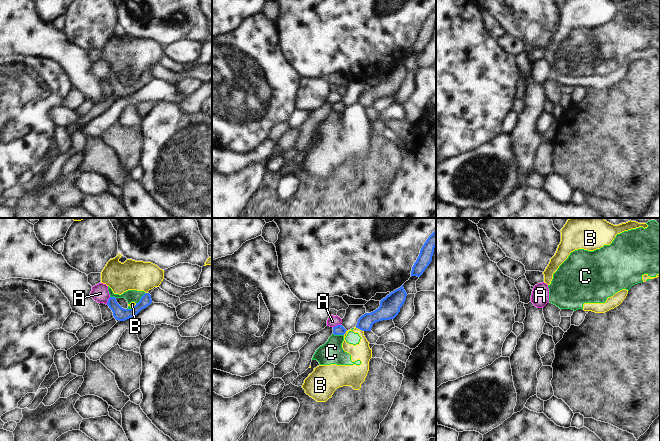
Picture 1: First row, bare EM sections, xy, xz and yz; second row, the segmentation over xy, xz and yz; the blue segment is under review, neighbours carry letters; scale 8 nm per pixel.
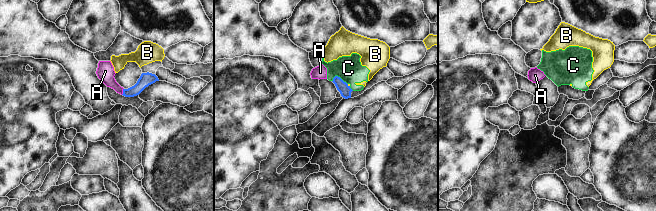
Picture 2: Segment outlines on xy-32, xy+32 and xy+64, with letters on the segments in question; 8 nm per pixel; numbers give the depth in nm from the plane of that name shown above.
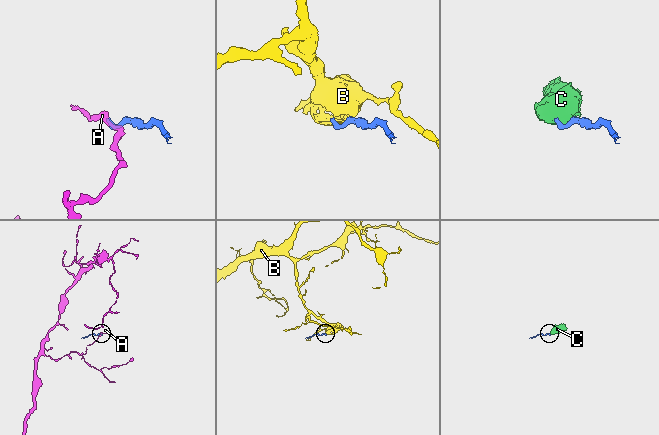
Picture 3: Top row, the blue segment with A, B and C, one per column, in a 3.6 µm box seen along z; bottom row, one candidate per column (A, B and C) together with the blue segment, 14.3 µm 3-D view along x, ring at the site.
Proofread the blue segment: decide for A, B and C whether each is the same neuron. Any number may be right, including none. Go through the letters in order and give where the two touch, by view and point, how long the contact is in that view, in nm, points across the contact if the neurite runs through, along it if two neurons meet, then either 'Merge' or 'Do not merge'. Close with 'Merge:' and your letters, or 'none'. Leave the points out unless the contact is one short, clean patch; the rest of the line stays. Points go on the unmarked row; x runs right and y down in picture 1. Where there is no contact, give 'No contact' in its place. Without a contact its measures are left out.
A: Touches blue at xy (108, 77). Shared border 70 nm. Boundary: xy (110, 73), (106, 80). Do not merge
B: Touches blue at xz (359, 104). Shared border 80 nm. Boundary: xz (355, 103), (363, 107). Do not merge
C: Touches blue at xy (141, 74). Shared border 120 nm. Boundary: xy (145, 69), (136, 79). Do not merge
Merge: none.

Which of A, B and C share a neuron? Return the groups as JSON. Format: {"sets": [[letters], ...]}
{"sets": [["A"], ["B", "C"]]}

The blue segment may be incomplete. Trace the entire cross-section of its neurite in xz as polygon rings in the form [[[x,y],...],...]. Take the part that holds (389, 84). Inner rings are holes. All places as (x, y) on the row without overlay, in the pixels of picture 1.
[[[403,61],[391,68],[380,77],[378,85],[371,89],[365,89],[357,98],[356,104],[362,107],[371,107],[372,101],[382,96],[394,95],[400,88],[400,84],[406,76],[407,69]]]

